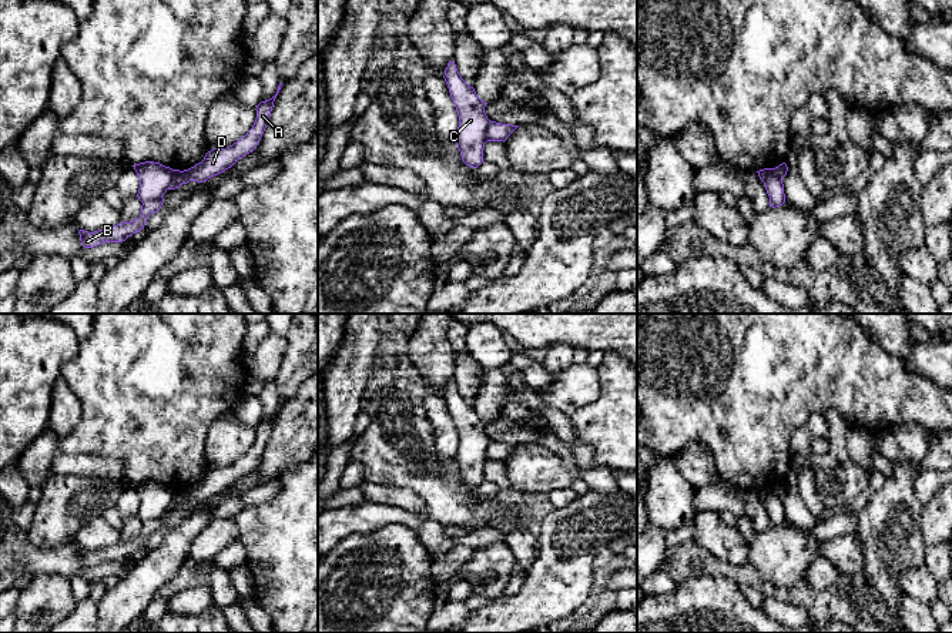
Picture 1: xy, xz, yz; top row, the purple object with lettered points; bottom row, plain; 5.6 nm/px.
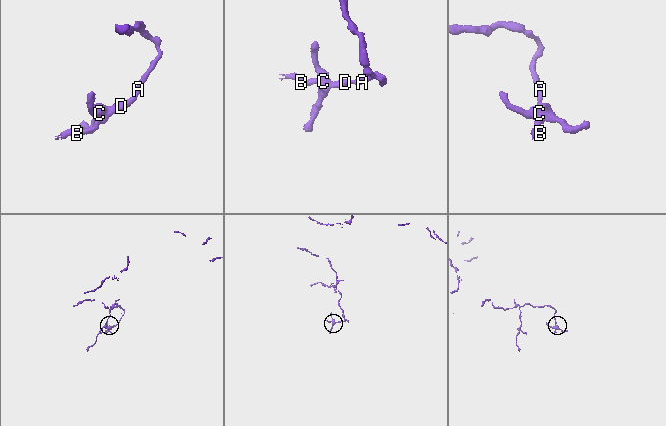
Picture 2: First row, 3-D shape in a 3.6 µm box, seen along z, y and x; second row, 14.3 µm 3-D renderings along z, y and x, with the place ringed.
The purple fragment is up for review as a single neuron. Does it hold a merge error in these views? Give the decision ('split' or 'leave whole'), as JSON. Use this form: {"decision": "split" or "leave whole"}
{"decision": "split"}

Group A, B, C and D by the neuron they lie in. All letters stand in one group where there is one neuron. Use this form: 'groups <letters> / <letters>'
groups A B D / C

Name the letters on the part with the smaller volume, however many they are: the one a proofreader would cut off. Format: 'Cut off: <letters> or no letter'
Cut off: C

